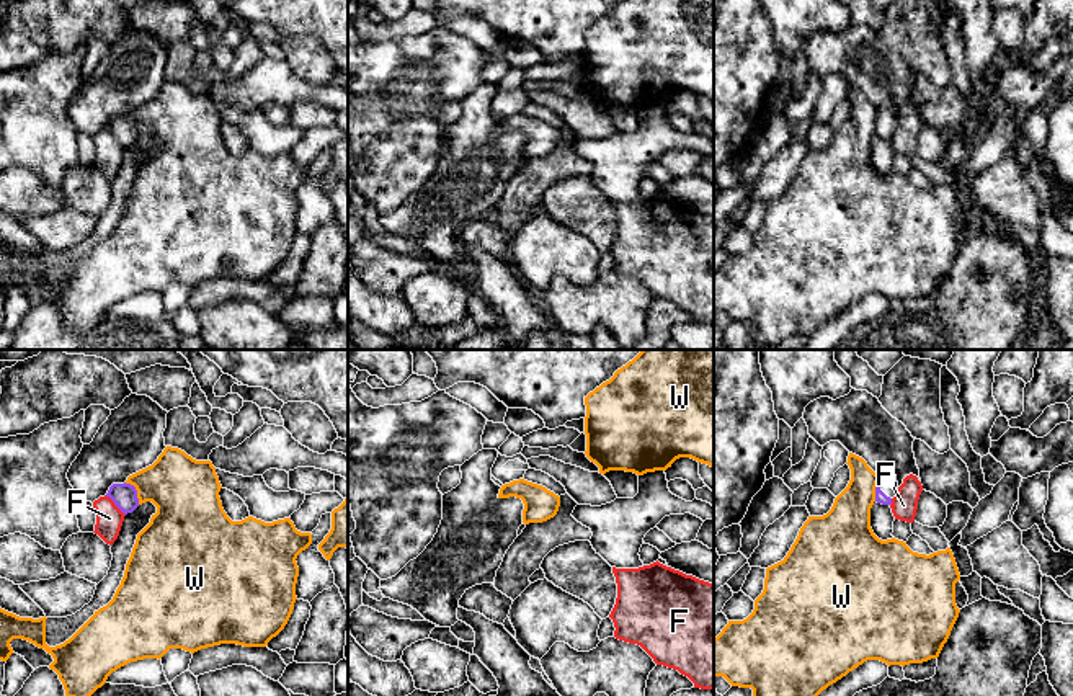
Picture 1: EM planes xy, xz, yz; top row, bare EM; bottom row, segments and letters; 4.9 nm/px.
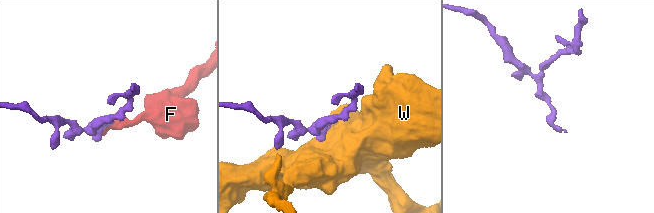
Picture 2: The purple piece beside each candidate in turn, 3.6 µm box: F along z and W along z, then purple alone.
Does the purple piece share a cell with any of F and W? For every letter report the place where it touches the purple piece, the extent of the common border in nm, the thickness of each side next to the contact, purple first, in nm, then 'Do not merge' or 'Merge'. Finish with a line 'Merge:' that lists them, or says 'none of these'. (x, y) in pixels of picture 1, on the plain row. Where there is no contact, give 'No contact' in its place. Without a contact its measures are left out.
F: Touches purple at xy (115, 138). Shared border 140 nm. Thickness 130 nm (purple) against 130 nm. Do not merge
W: Touches purple at xy (136, 124). Shared border 130 nm. Thickness 130 nm (purple) against 320 nm. Do not merge
Merge: none of these

